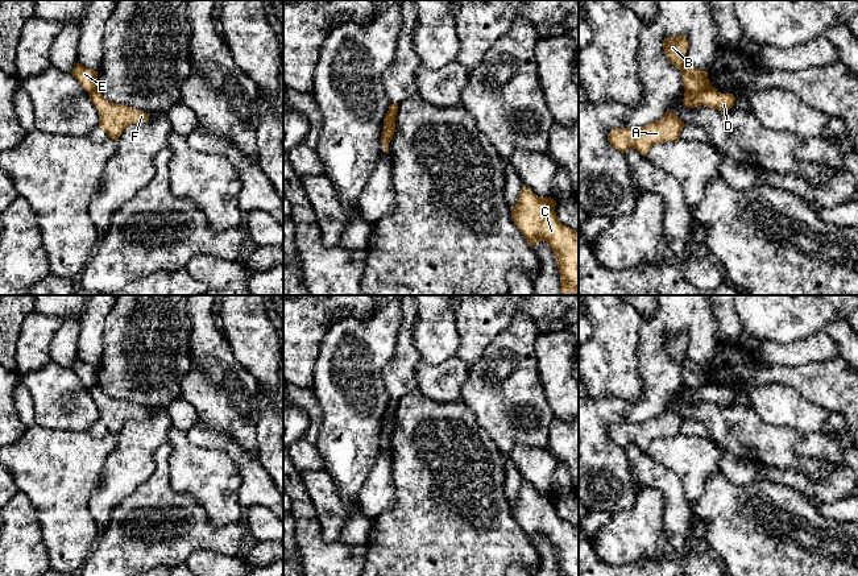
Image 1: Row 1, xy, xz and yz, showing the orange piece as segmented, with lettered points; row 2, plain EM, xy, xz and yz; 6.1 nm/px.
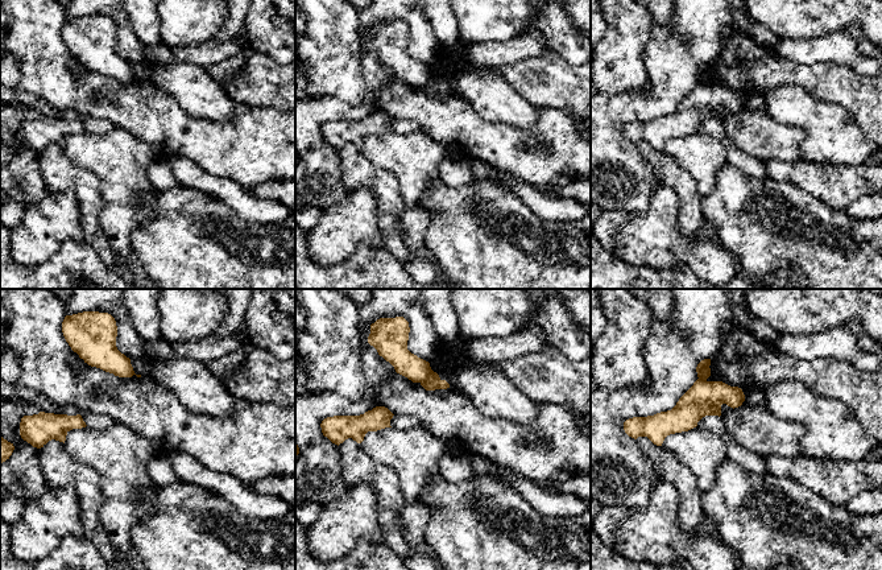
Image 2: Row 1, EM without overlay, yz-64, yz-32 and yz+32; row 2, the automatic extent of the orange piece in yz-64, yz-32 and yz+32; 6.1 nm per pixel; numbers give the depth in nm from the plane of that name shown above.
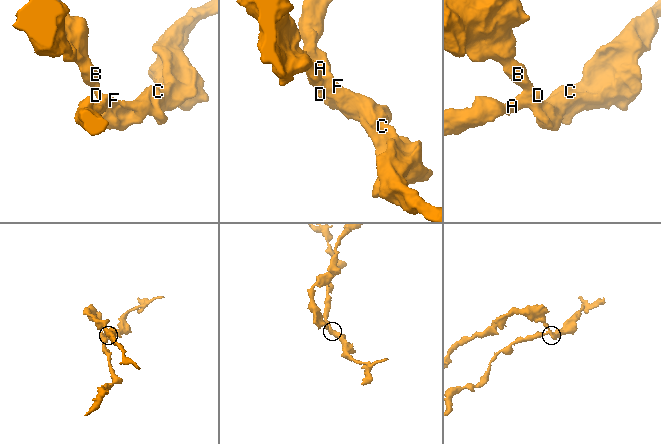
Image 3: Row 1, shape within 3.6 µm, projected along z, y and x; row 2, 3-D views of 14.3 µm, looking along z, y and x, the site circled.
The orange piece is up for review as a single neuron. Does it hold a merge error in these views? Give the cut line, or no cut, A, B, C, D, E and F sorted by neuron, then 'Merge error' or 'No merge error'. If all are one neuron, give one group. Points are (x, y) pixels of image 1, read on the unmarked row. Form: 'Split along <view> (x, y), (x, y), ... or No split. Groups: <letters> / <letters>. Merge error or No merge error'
Split along yz (711, 381), (699, 388), (686, 386). Groups: A C D F / B E. Merge error

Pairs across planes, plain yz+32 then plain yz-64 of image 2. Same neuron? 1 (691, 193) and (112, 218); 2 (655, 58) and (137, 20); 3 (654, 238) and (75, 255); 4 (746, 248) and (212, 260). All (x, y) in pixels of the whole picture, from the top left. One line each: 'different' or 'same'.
1: different
2: different
3: different
4: same

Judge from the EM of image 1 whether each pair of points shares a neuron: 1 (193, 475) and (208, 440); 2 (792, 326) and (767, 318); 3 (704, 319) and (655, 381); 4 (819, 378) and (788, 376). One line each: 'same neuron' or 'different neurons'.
1: different neurons
2: same neuron
3: same neuron
4: same neuron

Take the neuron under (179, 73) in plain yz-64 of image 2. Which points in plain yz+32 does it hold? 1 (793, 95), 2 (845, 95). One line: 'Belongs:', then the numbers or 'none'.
Belongs: 1

